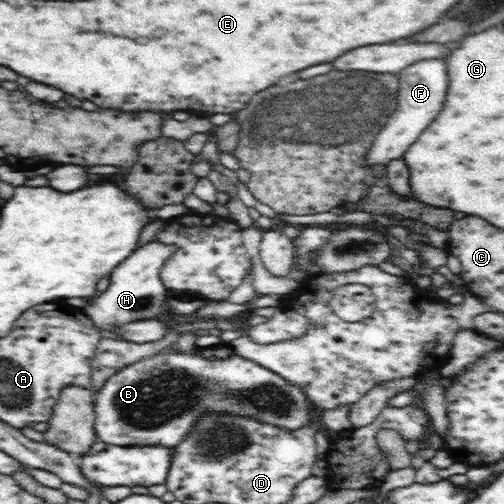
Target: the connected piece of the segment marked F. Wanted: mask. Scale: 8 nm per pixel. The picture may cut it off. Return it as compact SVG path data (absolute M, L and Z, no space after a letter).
M428 58L428 60L418 60L412 66L406 66L400 74L399 99L396 100L396 109L385 120L384 126L374 138L368 154L366 154L367 166L387 166L390 160L396 160L406 152L406 148L418 138L418 134L428 126L428 122L436 116L440 110L440 104L444 102L446 94L446 66L444 60L440 58Z

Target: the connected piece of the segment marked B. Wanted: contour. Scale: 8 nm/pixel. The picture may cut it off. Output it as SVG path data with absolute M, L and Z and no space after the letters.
M190 354L145 357L134 364L126 365L120 372L110 376L95 397L96 440L116 446L163 445L164 448L171 448L180 442L180 438L188 432L190 424L197 419L197 416L208 409L252 415L256 419L288 429L301 427L306 420L310 420L309 402L306 402L306 393L302 389L284 380L271 369L238 356L224 360L206 360Z

